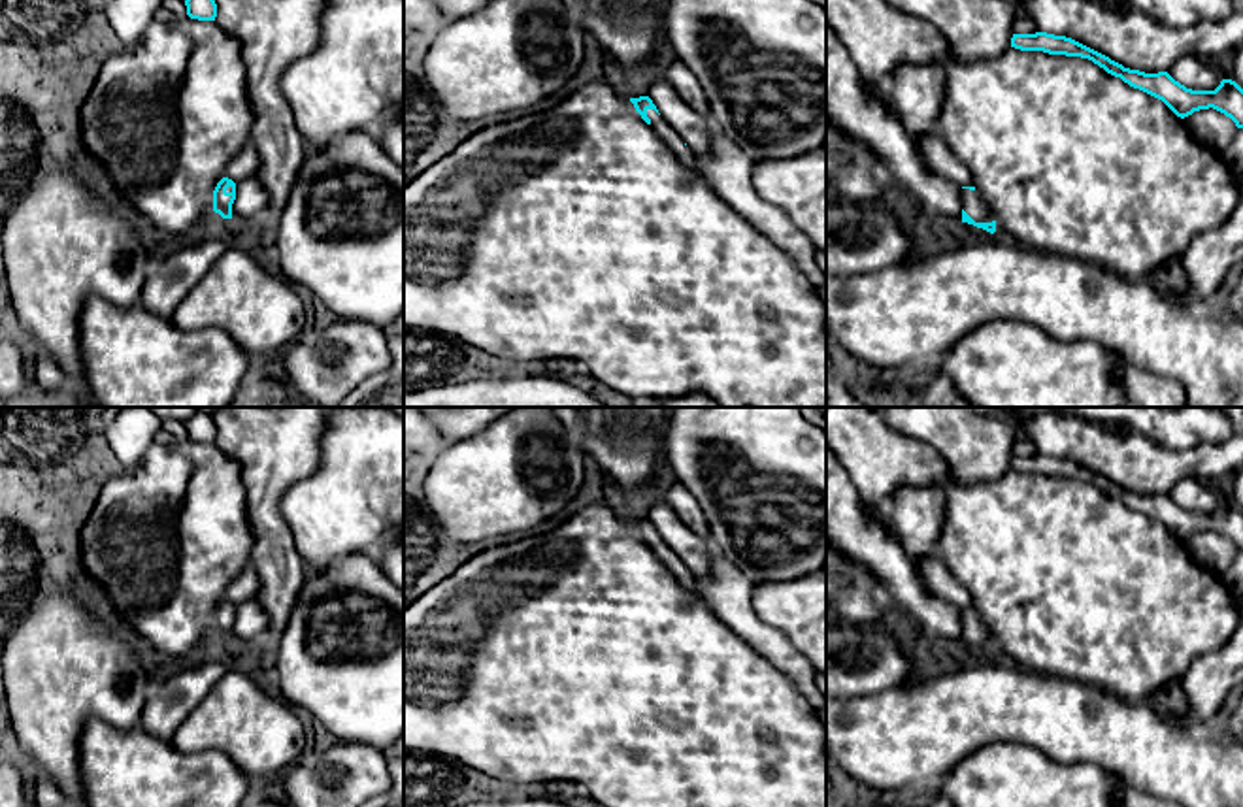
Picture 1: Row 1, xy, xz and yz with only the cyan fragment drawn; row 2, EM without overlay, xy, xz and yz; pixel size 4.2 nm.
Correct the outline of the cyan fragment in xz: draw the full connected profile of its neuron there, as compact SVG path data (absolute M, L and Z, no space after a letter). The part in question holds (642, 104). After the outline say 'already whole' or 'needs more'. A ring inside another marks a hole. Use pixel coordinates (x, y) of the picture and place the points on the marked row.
M649 96L630 98L641 119L673 149L675 156L688 168L698 172L692 149L681 136L662 119Z; needs more

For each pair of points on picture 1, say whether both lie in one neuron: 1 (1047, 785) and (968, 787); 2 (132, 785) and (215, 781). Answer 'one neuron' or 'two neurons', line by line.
1: one neuron
2: one neuron

